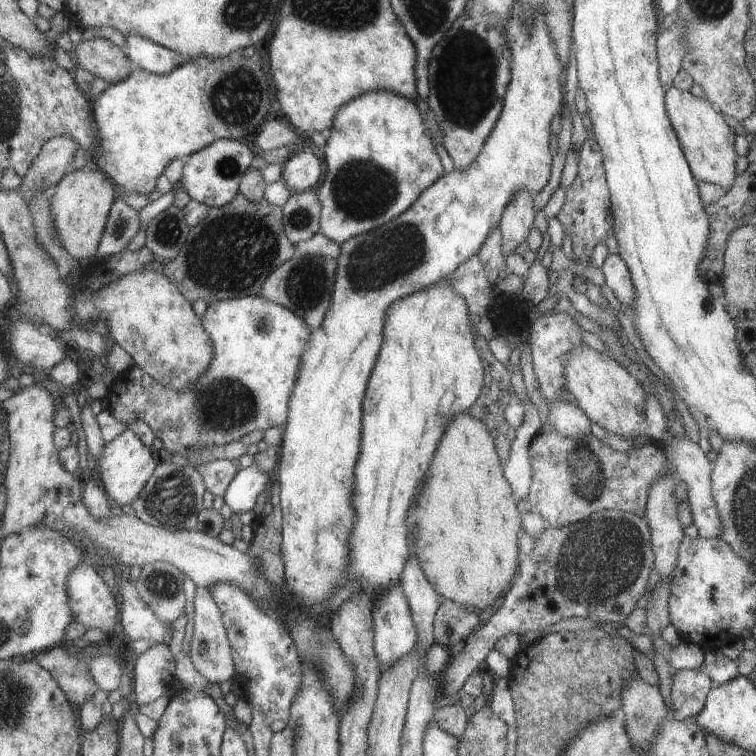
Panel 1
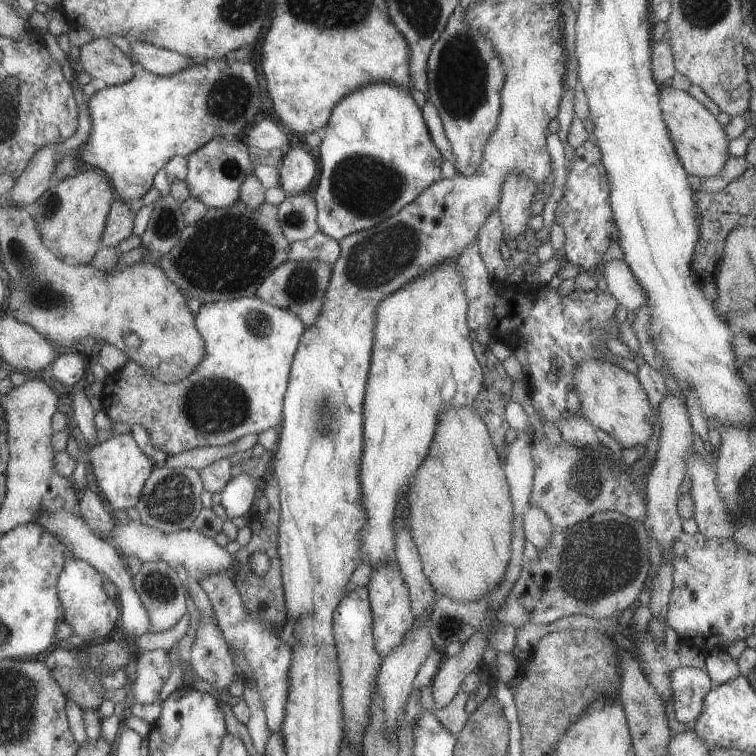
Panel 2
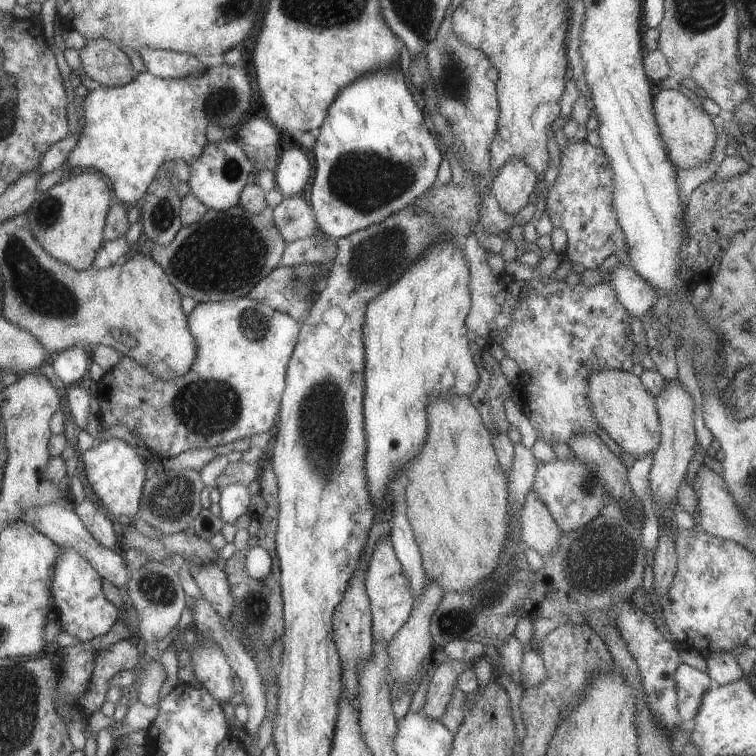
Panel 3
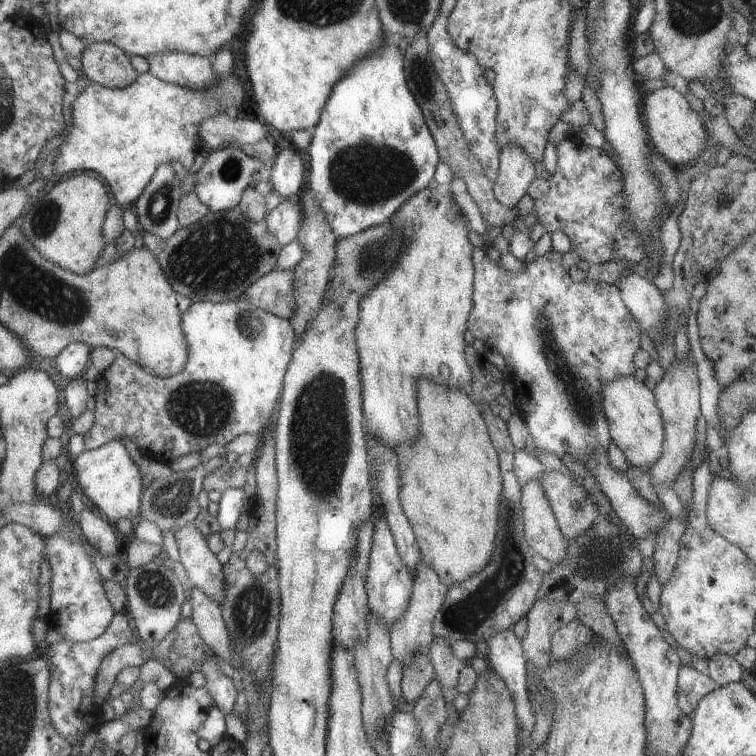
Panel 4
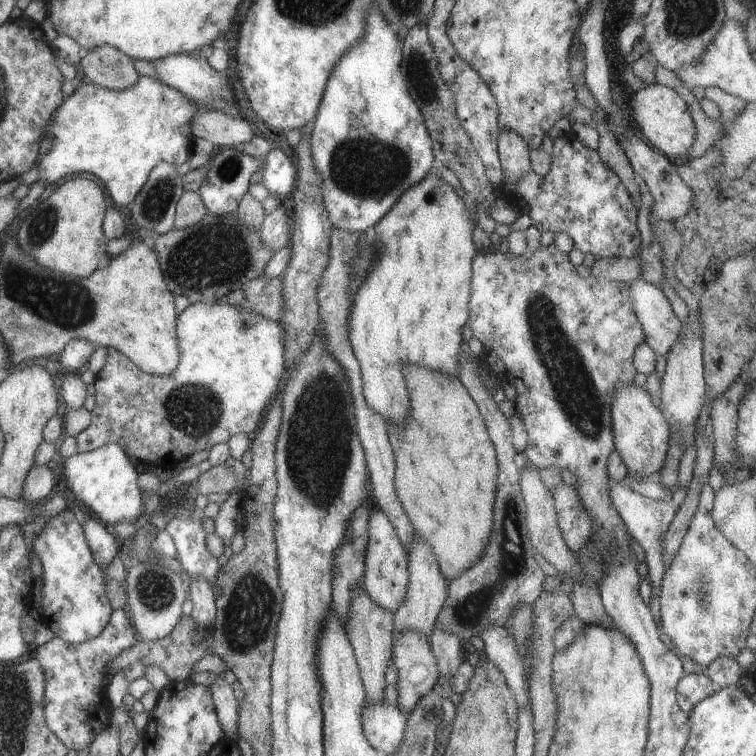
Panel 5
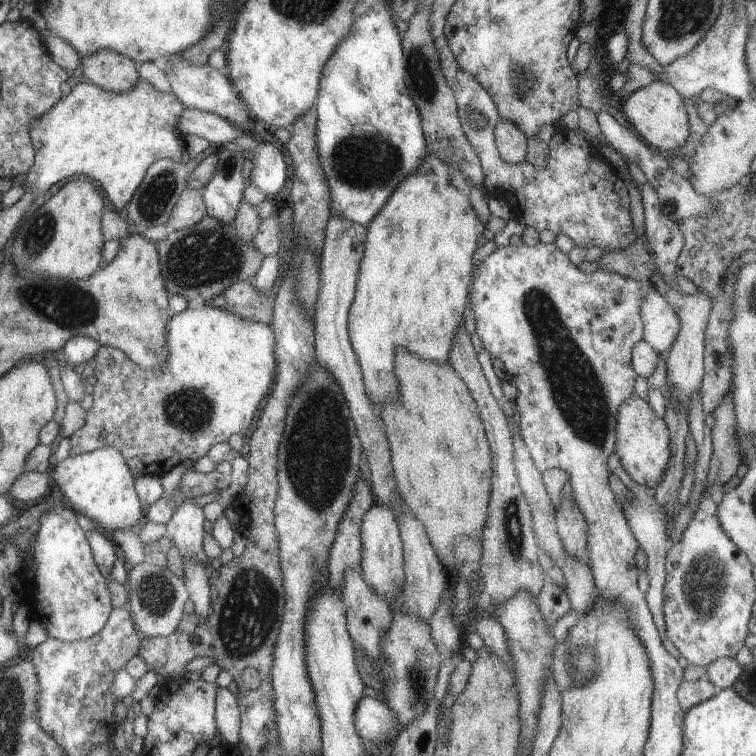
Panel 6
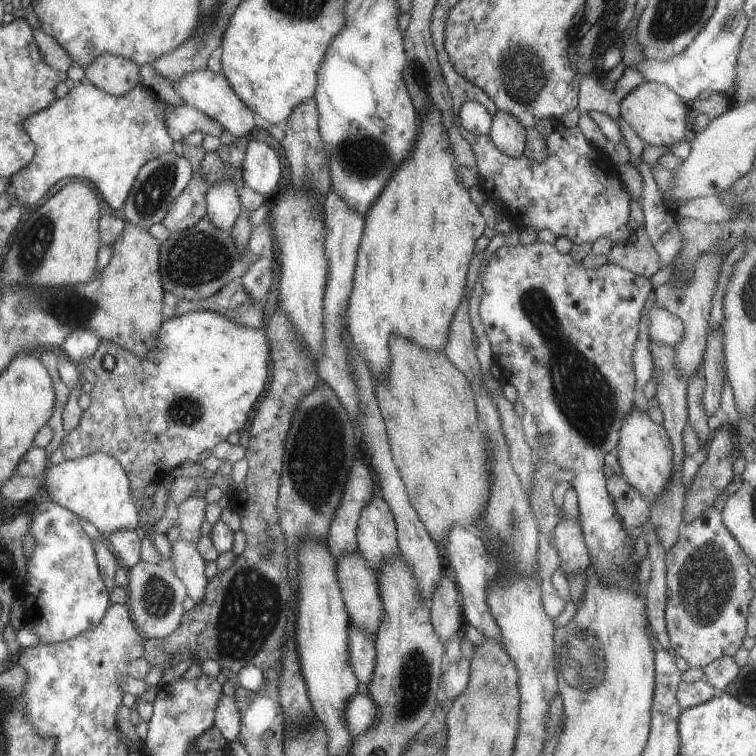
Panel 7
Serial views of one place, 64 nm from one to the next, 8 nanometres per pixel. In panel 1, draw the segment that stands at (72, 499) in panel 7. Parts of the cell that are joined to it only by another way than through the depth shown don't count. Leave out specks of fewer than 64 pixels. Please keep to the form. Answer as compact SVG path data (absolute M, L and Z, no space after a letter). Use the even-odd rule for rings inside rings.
M129 429L106 442L96 460L96 465L99 467L99 478L109 500L113 500L117 506L130 505L139 496L145 481L157 466L160 459L157 455L157 448L143 446L139 438Z

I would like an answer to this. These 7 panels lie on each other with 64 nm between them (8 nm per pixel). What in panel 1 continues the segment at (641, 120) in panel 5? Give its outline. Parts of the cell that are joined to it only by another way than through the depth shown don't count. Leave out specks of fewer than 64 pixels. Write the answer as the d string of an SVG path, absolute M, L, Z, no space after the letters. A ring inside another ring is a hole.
M672 86L664 92L663 104L694 179L718 184L727 190L737 175L734 166L737 155L733 151L736 135L723 122L721 113L706 99L697 98L689 91L680 91Z

